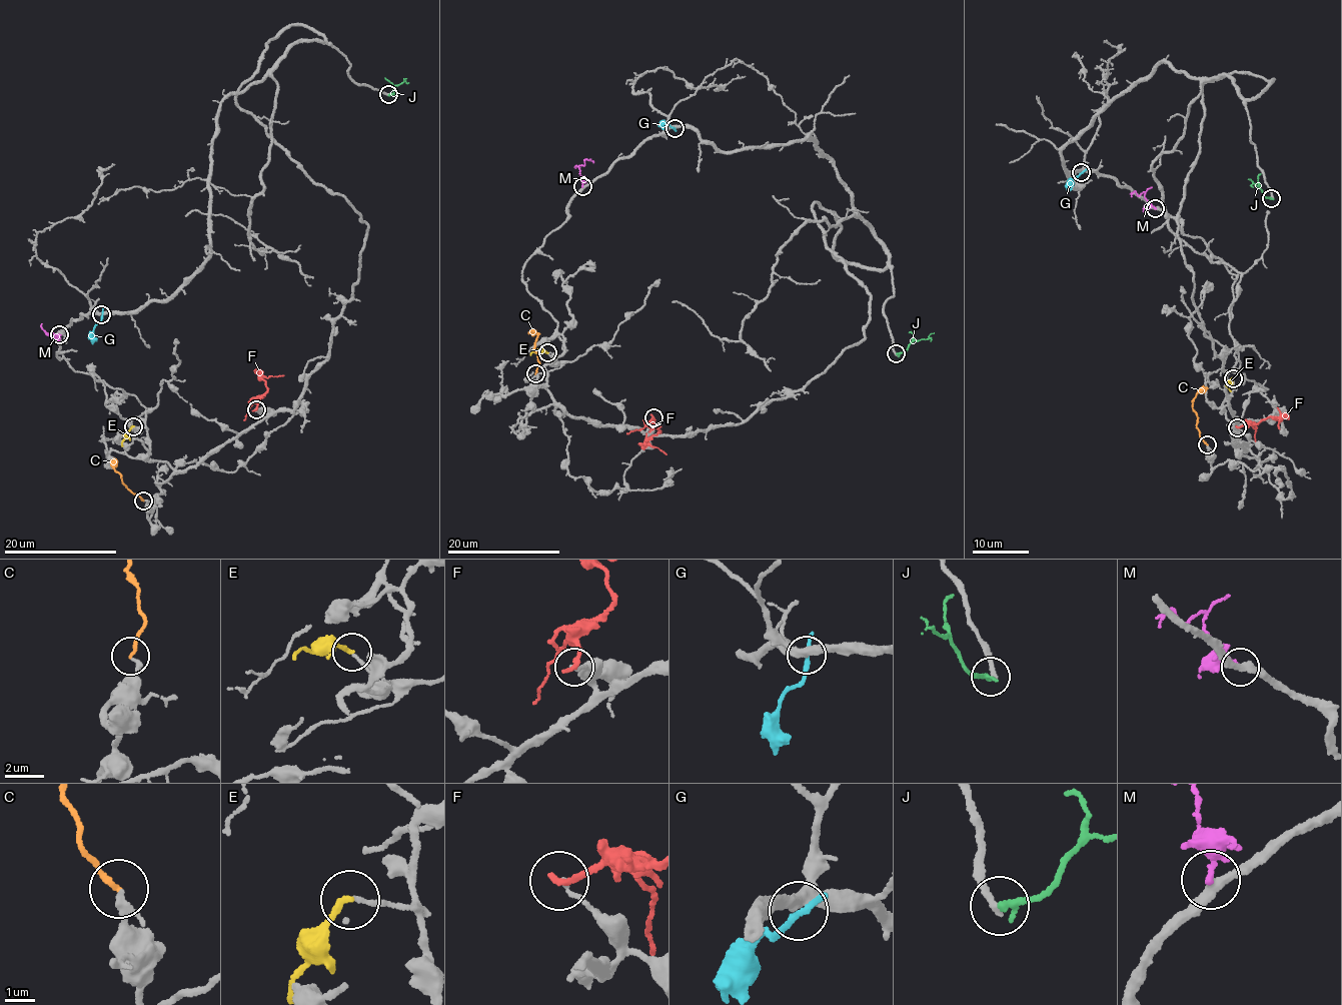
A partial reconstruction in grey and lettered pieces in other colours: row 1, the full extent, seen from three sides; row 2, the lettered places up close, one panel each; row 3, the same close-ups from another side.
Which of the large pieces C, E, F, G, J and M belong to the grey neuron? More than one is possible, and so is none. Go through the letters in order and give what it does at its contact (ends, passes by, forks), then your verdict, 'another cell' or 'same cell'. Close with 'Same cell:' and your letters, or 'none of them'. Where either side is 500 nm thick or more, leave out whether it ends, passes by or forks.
C: it ends; same cell
E: it ends; same cell
F: it ends; another cell
G: it ends; another cell
J: it ends; another cell
M: it ends; another cell
Same cell: C, E

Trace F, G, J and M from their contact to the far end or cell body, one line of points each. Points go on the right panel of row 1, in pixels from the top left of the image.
F: (1238, 427), (1278, 417), (1279, 428)
G: (1081, 172), (1073, 178), (1068, 190)
J: (1271, 198), (1264, 196), (1260, 187), (1248, 179)
M: (1155, 208), (1143, 193), (1134, 192), (1130, 197)

